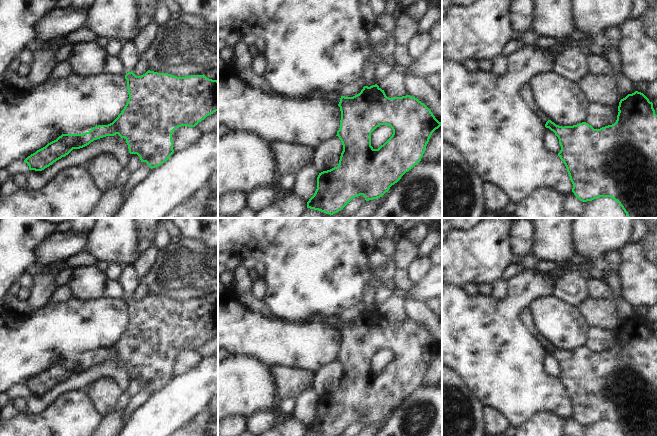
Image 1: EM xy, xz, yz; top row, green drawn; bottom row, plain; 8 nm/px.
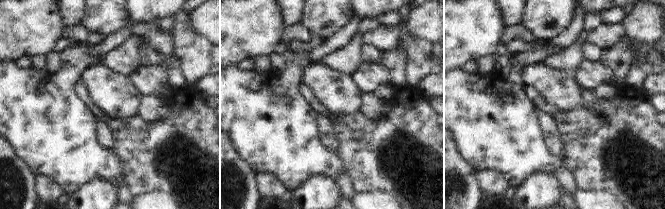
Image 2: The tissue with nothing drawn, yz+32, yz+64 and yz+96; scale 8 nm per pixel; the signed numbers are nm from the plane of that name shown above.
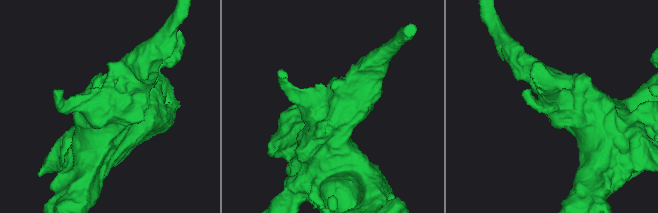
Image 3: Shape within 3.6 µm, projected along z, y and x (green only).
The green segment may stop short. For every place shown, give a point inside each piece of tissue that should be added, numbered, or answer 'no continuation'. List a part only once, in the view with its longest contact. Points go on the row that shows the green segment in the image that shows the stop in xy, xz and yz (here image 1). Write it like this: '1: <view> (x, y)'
1: xz (334, 96)

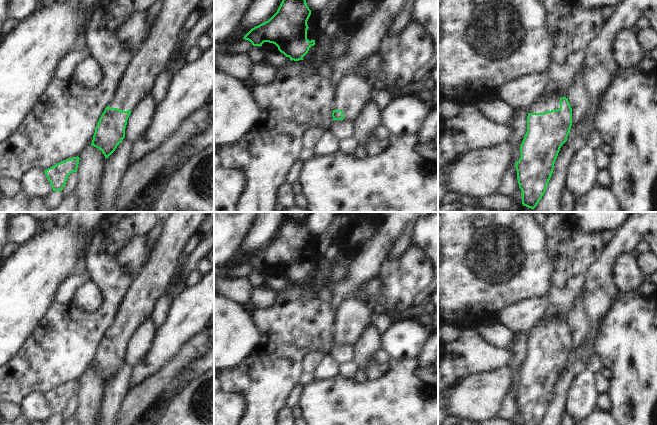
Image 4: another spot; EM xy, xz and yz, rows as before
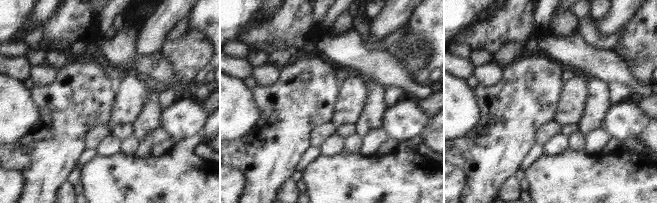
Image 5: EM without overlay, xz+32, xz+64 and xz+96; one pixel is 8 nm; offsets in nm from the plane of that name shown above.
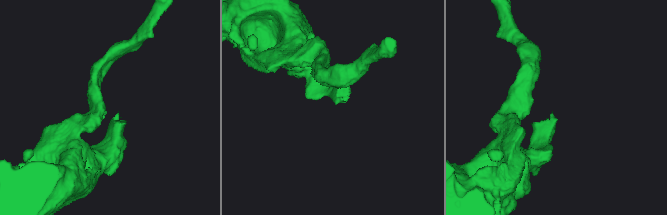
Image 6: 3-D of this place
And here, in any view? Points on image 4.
1: yz (547, 102)

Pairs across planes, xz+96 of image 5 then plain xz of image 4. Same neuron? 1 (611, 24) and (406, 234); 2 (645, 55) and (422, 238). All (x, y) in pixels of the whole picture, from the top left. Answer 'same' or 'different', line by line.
1: different
2: same

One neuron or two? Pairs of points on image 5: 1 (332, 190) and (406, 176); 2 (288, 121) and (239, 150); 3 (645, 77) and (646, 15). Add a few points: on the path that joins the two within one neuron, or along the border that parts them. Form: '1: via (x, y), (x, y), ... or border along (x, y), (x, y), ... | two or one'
1: via (350, 190), (388, 190) | one
2: via (276, 133), (259, 150), (251, 150) | one
3: via (645, 62), (646, 30) | one

